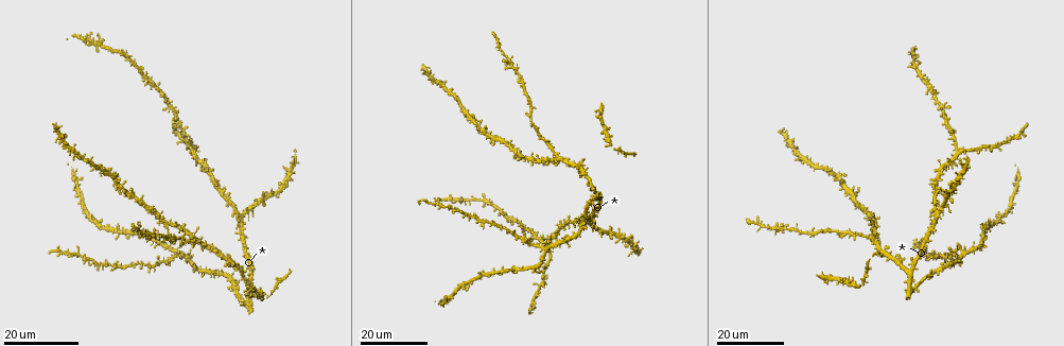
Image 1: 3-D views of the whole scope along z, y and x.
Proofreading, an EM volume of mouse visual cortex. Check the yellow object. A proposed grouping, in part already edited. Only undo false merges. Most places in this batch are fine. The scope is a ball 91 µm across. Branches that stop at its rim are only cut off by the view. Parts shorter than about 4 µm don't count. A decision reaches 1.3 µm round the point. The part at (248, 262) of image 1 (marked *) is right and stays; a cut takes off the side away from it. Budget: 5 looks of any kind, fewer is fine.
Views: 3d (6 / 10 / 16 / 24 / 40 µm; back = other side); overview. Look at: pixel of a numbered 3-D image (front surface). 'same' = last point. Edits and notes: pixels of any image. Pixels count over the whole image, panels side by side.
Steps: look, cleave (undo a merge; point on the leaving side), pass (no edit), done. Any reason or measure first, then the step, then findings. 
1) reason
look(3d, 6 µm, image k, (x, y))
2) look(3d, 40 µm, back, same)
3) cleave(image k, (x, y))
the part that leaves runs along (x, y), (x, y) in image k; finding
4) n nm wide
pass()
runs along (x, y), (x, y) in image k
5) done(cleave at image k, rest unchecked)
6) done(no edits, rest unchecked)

look(3d, 24 µm, image 1, (226, 260))

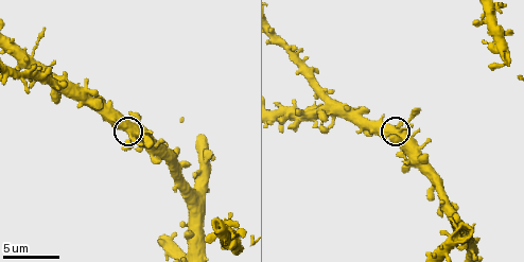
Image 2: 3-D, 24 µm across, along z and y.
look(3d, 10 µm, image 2, (397, 130))

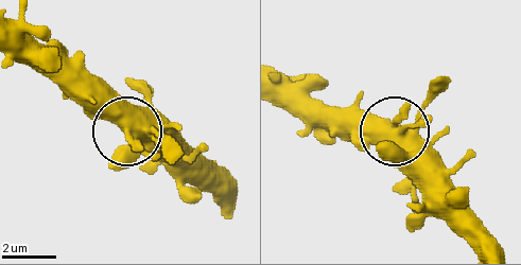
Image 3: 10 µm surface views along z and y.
480 nm wide
pass()
one neuron here

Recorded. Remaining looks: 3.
four-way junction
look(3d, 16 µm, image 1, (189, 262))

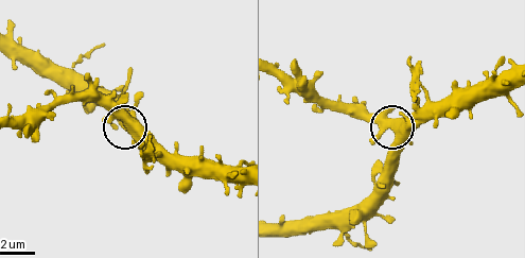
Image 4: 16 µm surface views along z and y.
look(3d, 6 µm, image 4, (398, 133))

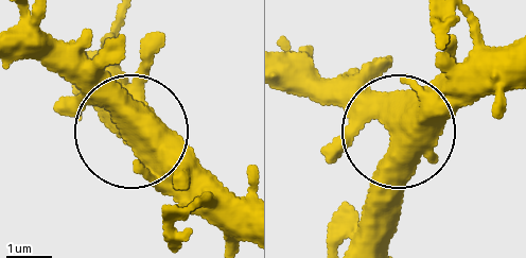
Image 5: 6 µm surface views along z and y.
pass()
one neuron here

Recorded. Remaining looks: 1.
done(no edits, rest unchecked)

